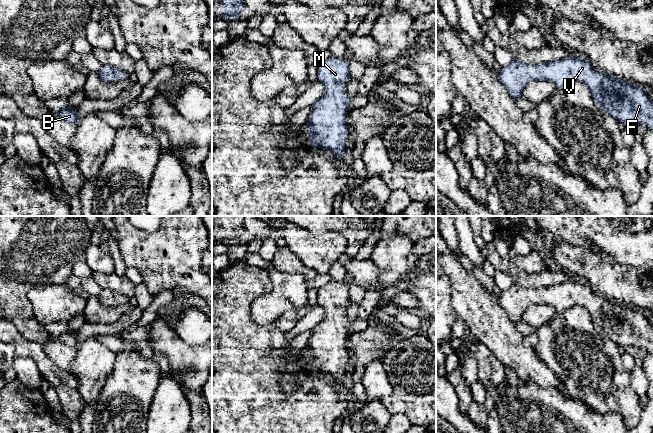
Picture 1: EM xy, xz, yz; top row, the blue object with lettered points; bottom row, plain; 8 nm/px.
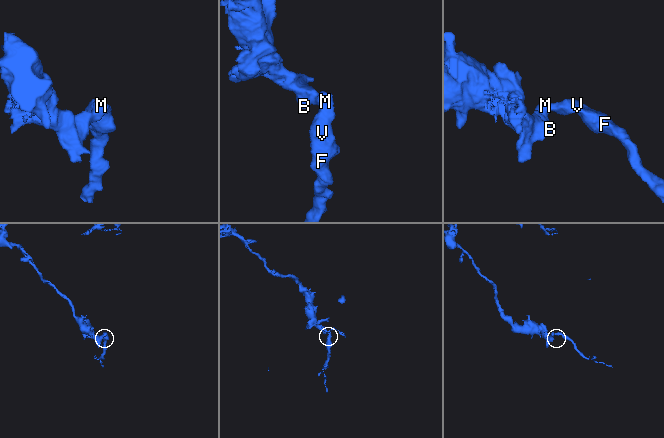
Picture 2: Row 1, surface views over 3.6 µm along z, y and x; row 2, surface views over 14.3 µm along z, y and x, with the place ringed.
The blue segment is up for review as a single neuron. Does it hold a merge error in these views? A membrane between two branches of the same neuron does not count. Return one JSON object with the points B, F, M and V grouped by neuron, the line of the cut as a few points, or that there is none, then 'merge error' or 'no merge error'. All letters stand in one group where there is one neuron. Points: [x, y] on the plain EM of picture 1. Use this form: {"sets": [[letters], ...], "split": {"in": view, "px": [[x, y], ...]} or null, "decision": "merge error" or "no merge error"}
{"sets": [["B", "F", "M", "V"]], "split": null, "decision": "no merge error"}

